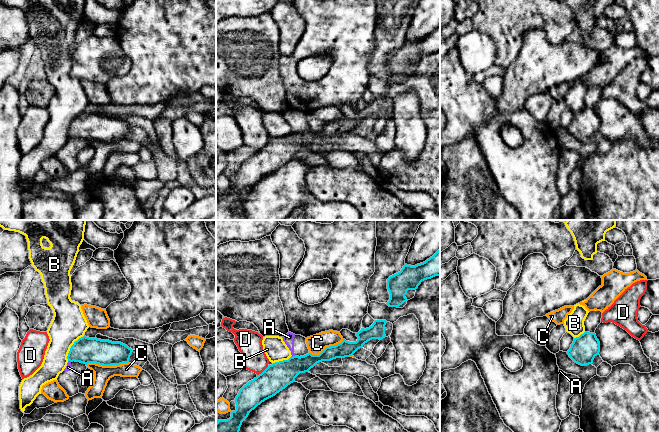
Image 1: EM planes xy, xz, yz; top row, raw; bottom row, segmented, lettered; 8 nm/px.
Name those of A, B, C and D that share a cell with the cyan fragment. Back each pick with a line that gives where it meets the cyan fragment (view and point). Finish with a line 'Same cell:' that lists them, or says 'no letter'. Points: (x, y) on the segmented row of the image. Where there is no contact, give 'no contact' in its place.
Same cell: no letter

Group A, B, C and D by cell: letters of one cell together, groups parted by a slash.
A / B / C / D

